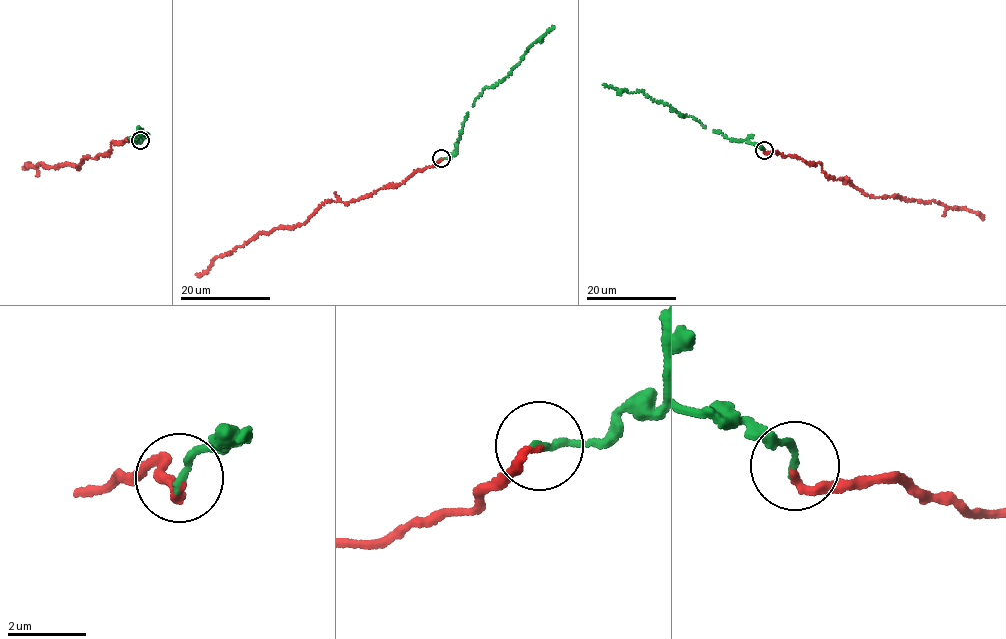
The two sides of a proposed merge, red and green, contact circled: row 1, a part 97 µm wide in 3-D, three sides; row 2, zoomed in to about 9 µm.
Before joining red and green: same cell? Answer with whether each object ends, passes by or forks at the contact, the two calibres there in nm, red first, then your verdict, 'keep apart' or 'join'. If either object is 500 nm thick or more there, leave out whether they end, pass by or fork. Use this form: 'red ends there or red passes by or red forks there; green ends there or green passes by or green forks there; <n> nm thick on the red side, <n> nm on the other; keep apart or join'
red ends there; green ends there; 200 nm thick on the red side, 180 nm on the other; join

